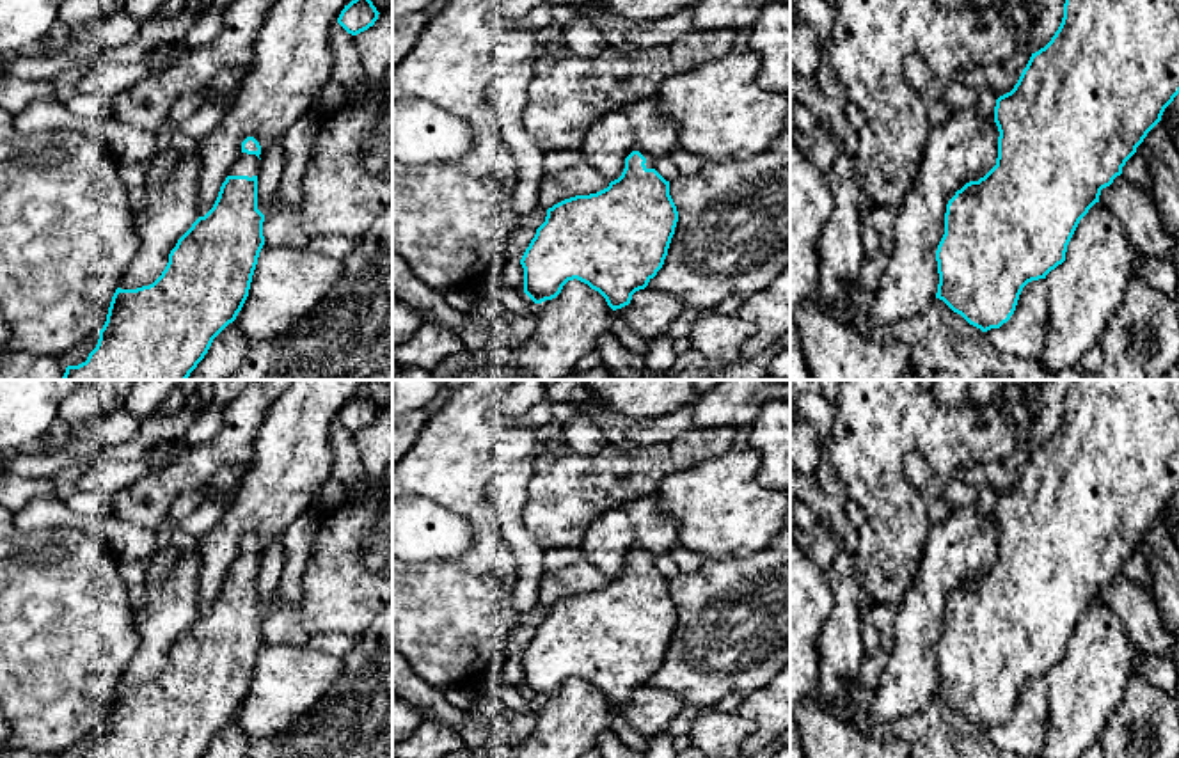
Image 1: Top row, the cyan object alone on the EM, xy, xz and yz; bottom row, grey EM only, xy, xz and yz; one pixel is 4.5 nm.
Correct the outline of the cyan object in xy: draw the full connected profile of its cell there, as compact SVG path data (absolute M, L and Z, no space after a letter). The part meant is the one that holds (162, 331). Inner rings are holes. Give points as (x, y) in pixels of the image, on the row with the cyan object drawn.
M247 137L213 208L178 240L165 270L153 284L137 289L115 289L96 348L85 362L67 366L62 380L186 380L190 376L213 339L236 320L249 296L257 257L265 245L265 215L257 209L259 154L259 142Z

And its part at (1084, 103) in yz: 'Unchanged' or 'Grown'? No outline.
Unchanged

